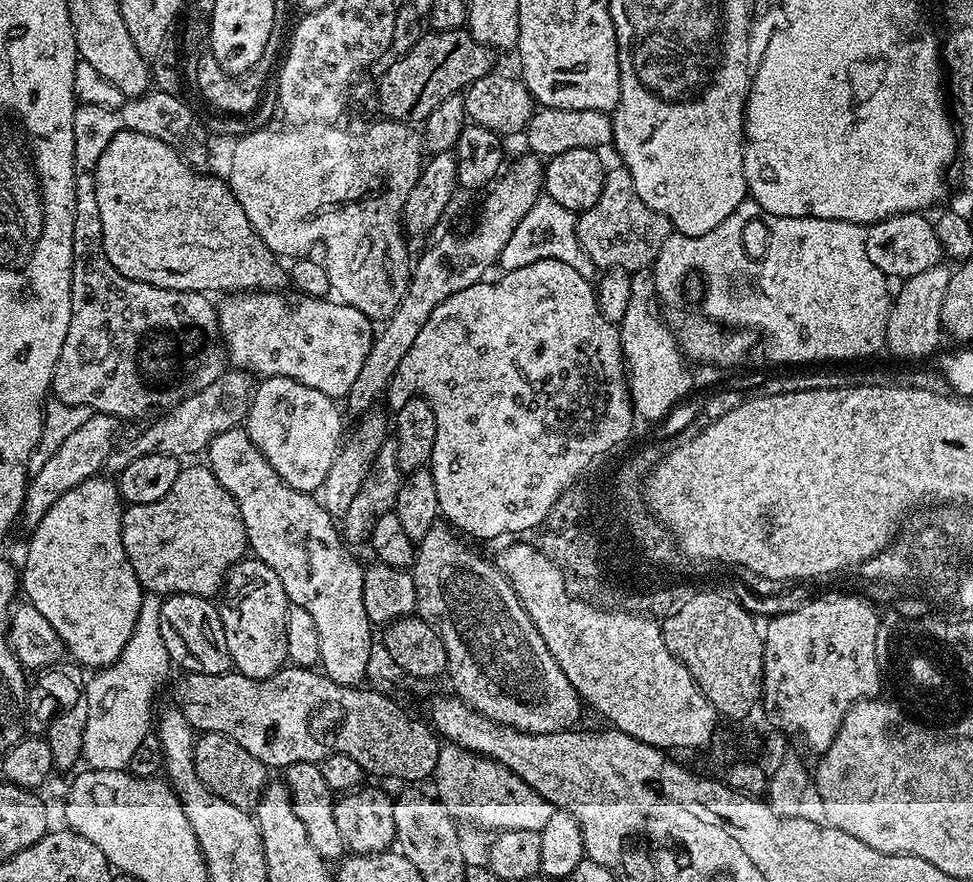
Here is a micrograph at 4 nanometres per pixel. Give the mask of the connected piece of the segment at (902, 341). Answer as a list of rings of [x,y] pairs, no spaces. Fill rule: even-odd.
[[[941,262],[922,274],[914,274],[903,281],[900,289],[895,289],[894,299],[888,309],[888,321],[884,327],[884,342],[887,351],[901,356],[904,360],[920,360],[928,356],[940,344],[942,329],[942,298],[946,298],[946,286],[952,277],[952,268]]]

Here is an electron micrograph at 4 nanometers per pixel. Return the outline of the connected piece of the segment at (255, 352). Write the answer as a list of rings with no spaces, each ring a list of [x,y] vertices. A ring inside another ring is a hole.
[[[295,290],[234,292],[221,300],[224,301],[219,301],[216,309],[218,336],[226,349],[227,363],[233,369],[241,369],[260,378],[285,376],[327,396],[344,398],[370,354],[374,339],[373,321],[362,314],[362,310],[354,310],[354,306],[349,304],[332,298],[301,296]]]

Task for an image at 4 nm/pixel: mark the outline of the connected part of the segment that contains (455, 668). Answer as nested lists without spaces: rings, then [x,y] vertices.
[[[437,522],[416,544],[416,561],[410,569],[416,591],[416,612],[435,628],[446,646],[446,680],[452,683],[451,691],[486,718],[514,730],[550,734],[571,729],[582,709],[580,695],[574,690],[570,678],[562,674],[562,666],[554,662],[554,654],[546,650],[542,634],[538,634],[510,582],[491,559],[483,560],[463,542],[447,523]]]

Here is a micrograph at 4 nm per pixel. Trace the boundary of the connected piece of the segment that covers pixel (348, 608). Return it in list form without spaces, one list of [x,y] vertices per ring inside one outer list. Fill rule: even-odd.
[[[247,427],[231,428],[215,436],[208,444],[207,456],[207,463],[213,474],[232,495],[242,514],[251,555],[266,562],[266,566],[270,566],[270,570],[278,574],[282,590],[286,590],[288,595],[289,605],[302,606],[302,610],[306,610],[306,614],[314,618],[314,630],[318,630],[318,664],[324,675],[347,688],[363,685],[368,676],[374,649],[374,626],[366,614],[364,568],[347,552],[349,549],[342,541],[337,521],[313,493],[294,490],[294,486],[278,478],[278,470],[274,470],[274,466],[266,462],[262,450],[254,446]]]

